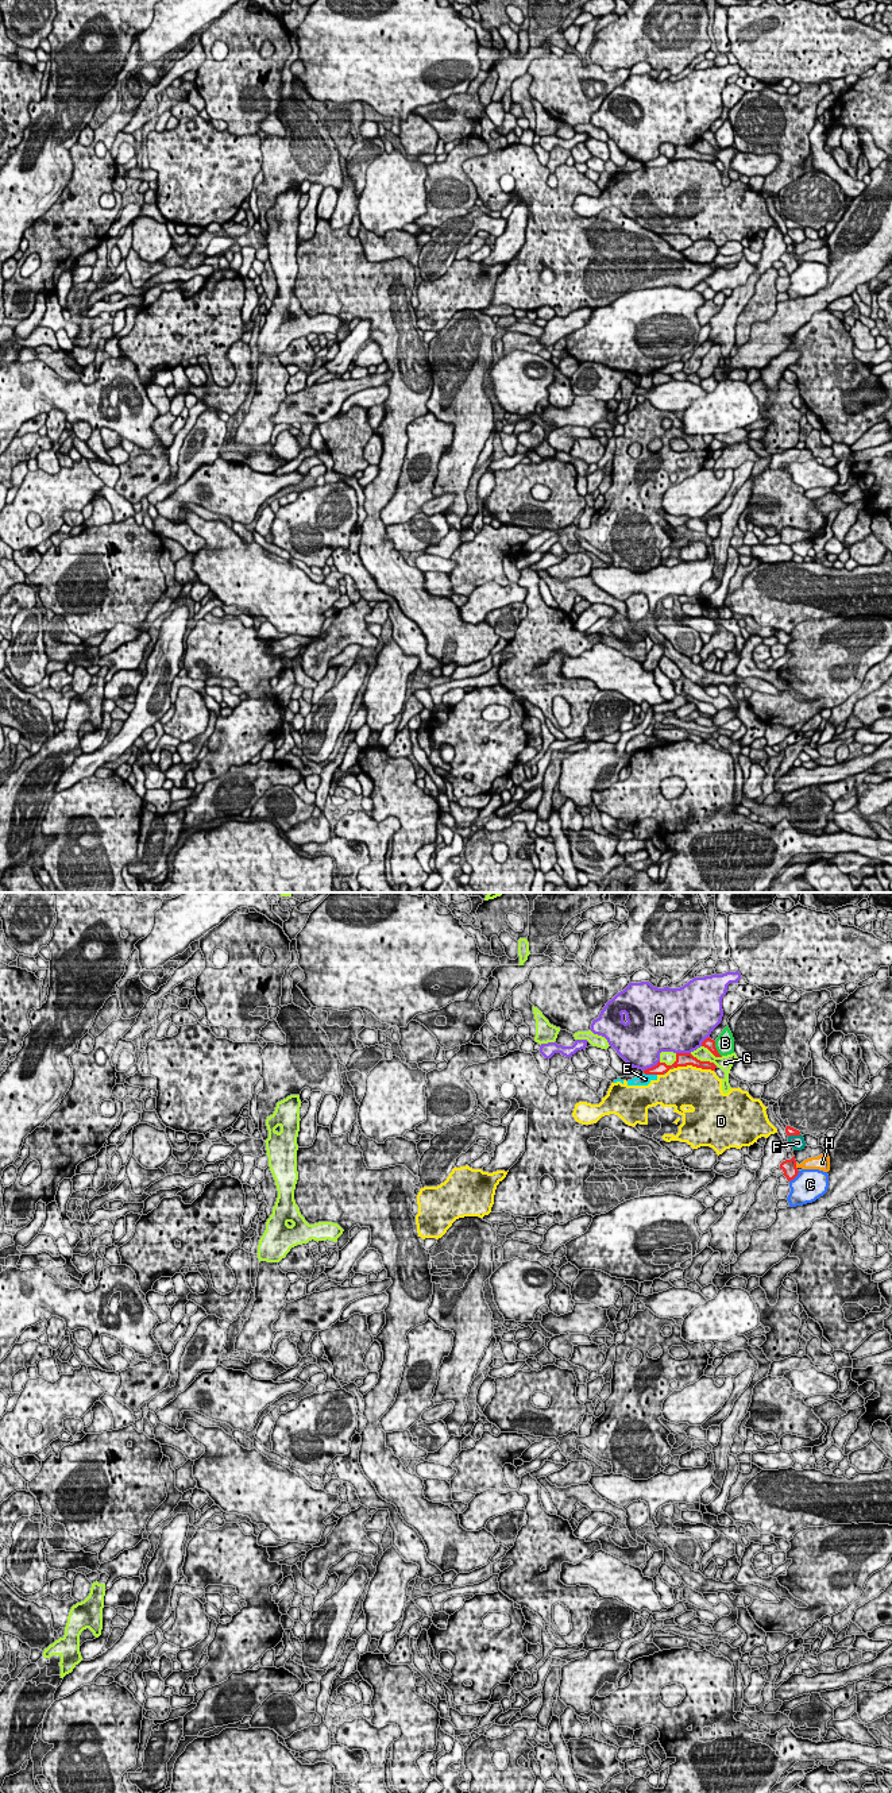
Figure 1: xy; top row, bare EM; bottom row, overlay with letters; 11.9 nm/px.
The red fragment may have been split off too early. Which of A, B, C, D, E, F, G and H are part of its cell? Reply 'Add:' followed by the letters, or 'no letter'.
Add: no letter

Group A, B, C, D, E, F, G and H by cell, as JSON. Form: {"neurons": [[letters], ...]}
{"neurons": [["A"], ["B"], ["C"], ["D", "E"], ["F"], ["G"], ["H"]]}

